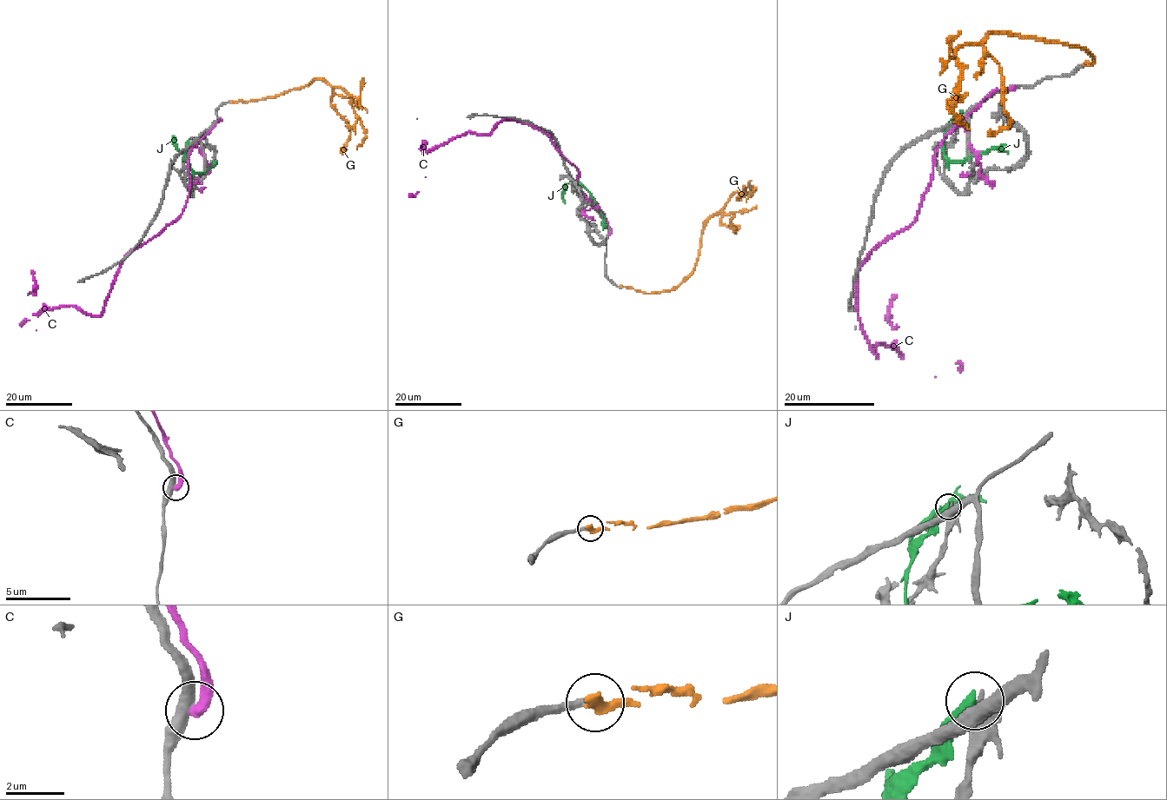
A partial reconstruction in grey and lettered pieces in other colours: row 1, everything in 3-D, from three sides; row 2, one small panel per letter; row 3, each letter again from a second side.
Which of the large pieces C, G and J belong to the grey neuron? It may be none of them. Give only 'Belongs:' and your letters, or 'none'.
Belongs: none

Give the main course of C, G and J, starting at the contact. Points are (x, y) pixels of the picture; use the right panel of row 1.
C: (1013, 87), (991, 92), (944, 137), (918, 215), (877, 247), (856, 281), (877, 357), (882, 343), (958, 370)
G: (1085, 64), (1094, 61), (1084, 49), (1035, 37), (990, 32), (964, 42), (952, 115), (969, 129)
J: (958, 118), (944, 142), (944, 155), (949, 160), (965, 161), (991, 148), (1004, 149), (1007, 153)

